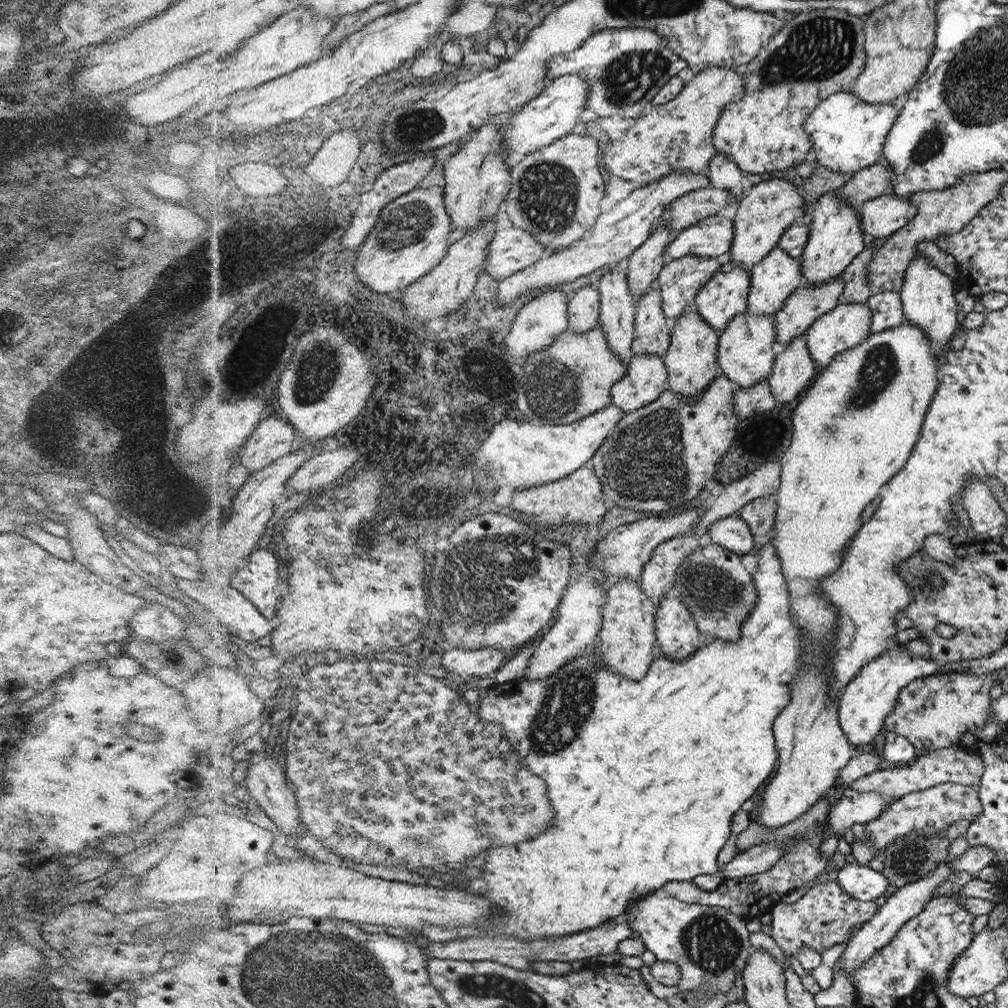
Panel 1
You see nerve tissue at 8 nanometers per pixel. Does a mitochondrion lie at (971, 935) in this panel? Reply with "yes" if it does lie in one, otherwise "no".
no

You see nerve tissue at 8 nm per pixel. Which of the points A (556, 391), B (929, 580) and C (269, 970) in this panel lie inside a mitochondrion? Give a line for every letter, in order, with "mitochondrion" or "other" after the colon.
A: mitochondrion
B: mitochondrion
C: mitochondrion

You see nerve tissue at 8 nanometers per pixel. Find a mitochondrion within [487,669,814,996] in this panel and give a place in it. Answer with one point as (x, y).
(710, 942)

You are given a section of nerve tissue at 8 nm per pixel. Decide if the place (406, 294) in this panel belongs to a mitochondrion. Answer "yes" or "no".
no

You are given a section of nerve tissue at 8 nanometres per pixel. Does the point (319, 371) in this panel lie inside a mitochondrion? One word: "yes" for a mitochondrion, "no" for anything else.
yes

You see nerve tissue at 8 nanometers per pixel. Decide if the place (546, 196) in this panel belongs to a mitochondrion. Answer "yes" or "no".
yes

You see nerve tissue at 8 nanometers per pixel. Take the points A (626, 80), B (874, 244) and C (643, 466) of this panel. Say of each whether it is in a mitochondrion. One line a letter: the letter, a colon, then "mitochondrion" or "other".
A: mitochondrion
B: other
C: mitochondrion

